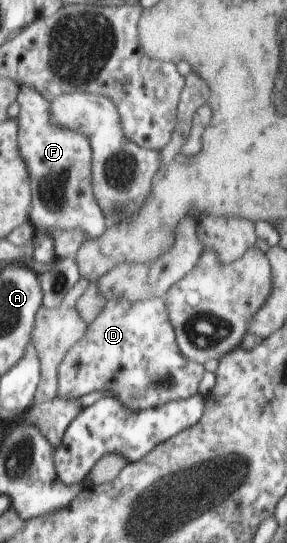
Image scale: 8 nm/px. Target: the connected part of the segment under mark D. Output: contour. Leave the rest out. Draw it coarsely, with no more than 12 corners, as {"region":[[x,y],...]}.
{"region":[[163,298],[107,300],[57,396],[140,412],[199,393]]}

